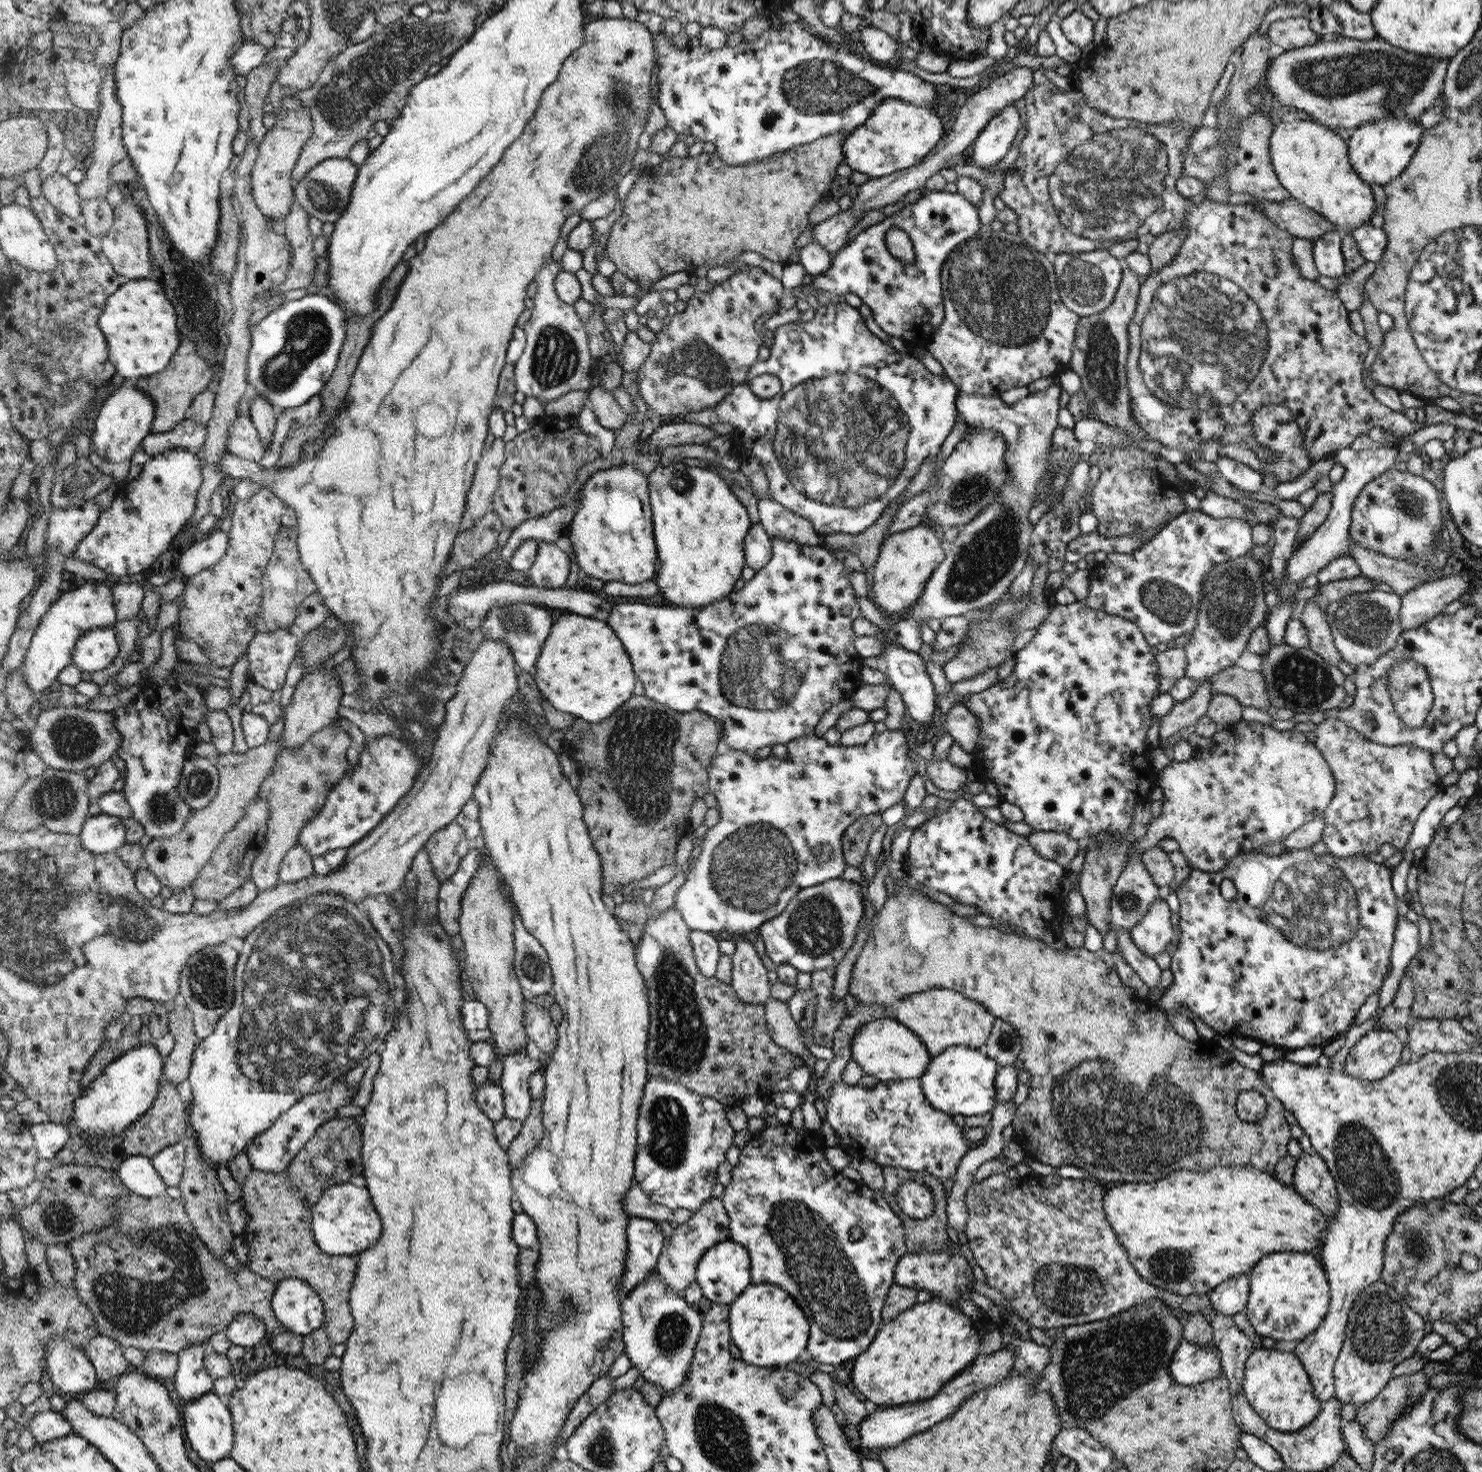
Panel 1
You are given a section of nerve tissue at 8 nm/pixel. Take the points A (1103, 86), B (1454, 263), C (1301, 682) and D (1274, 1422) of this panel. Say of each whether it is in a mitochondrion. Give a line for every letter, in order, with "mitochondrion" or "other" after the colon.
A: other
B: mitochondrion
C: mitochondrion
D: other

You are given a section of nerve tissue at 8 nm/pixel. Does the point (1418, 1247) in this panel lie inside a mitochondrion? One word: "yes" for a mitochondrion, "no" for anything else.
yes

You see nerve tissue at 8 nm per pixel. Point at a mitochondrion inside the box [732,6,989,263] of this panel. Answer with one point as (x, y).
(817, 86)

